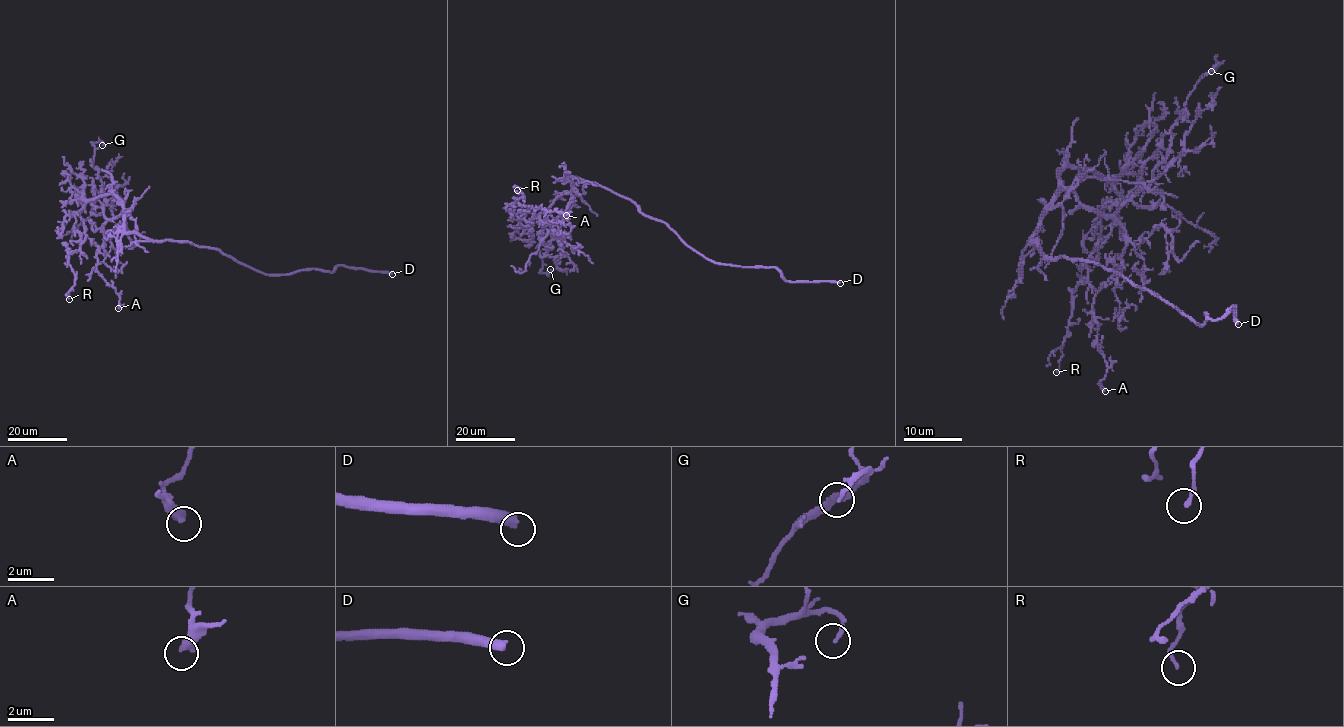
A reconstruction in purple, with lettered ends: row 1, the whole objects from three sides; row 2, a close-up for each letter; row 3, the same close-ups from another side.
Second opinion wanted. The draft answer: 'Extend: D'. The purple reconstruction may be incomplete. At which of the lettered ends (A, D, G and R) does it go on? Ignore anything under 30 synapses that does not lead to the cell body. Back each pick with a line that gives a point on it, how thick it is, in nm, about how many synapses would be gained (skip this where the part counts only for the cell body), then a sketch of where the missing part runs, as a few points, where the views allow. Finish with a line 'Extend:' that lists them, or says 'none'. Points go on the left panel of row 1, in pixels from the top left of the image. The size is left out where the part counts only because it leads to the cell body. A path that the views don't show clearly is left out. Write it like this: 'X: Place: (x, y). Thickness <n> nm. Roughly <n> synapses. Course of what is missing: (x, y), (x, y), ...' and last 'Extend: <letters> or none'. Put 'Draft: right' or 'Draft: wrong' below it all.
D: Place: (392, 274). Thickness 420 nm. Roughly 110 synapses
Extend: D
Draft: right

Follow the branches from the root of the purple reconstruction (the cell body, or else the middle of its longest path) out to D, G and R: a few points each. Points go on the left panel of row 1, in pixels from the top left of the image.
D: (171, 241), (217, 248), (239, 262), (267, 274), (312, 269), (332, 272), (339, 265), (392, 274)
G: (171, 241), (127, 233), (123, 206), (115, 217), (104, 216), (102, 182), (92, 164), (93, 144), (102, 145)
R: (171, 241), (127, 233), (114, 195), (89, 200), (80, 211), (86, 238), (68, 255), (75, 277), (69, 299)

